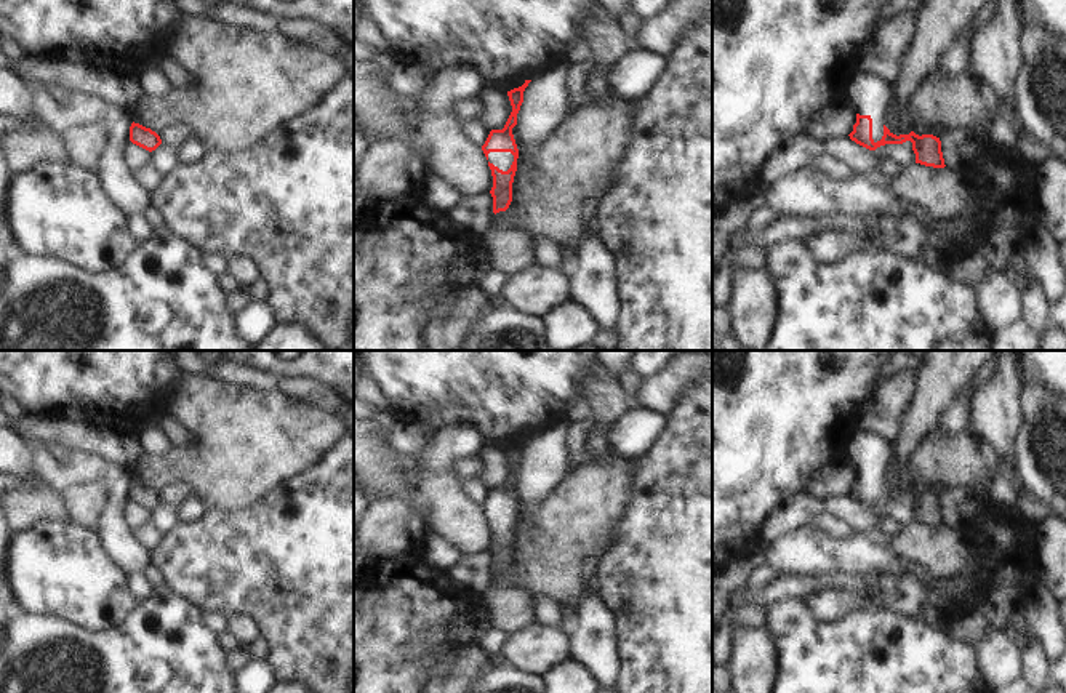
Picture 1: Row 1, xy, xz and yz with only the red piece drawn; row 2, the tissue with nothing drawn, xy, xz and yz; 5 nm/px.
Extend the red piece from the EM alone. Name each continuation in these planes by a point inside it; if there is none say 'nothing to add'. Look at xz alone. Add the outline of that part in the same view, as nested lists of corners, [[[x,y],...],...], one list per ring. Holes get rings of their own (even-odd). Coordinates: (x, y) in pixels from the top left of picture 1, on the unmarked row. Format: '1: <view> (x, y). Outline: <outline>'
1: xz (503, 519). Outline: [[[490,511],[488,520],[503,530],[507,530],[514,520],[514,514],[511,511]]]

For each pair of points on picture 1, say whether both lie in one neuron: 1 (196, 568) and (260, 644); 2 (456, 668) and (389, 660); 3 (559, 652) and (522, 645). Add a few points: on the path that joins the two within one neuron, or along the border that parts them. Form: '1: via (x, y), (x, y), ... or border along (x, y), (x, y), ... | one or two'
1: border along (261, 636), (269, 648), (268, 656) | two
2: border along (463, 648), (442, 655), (431, 676) | two
3: via (549, 648), (532, 648) | one

